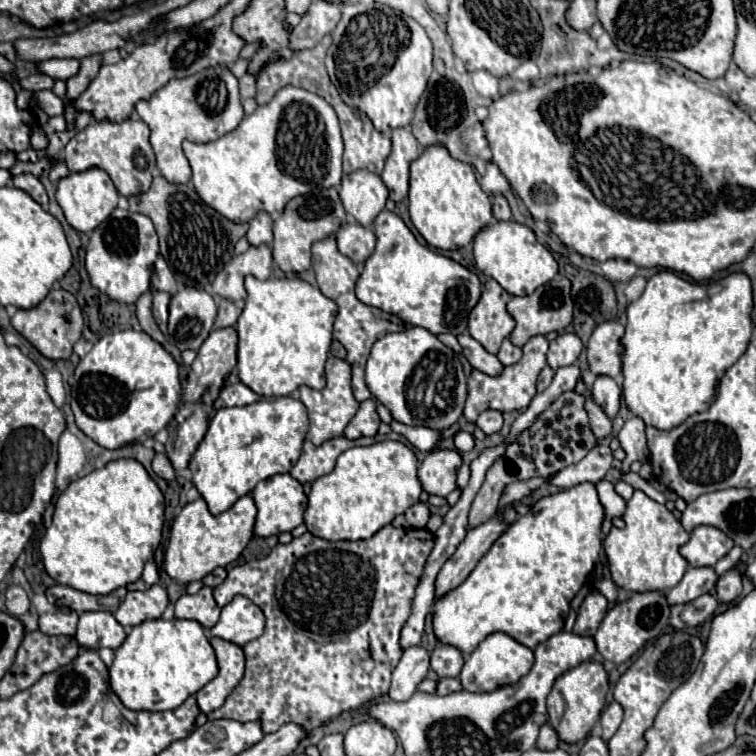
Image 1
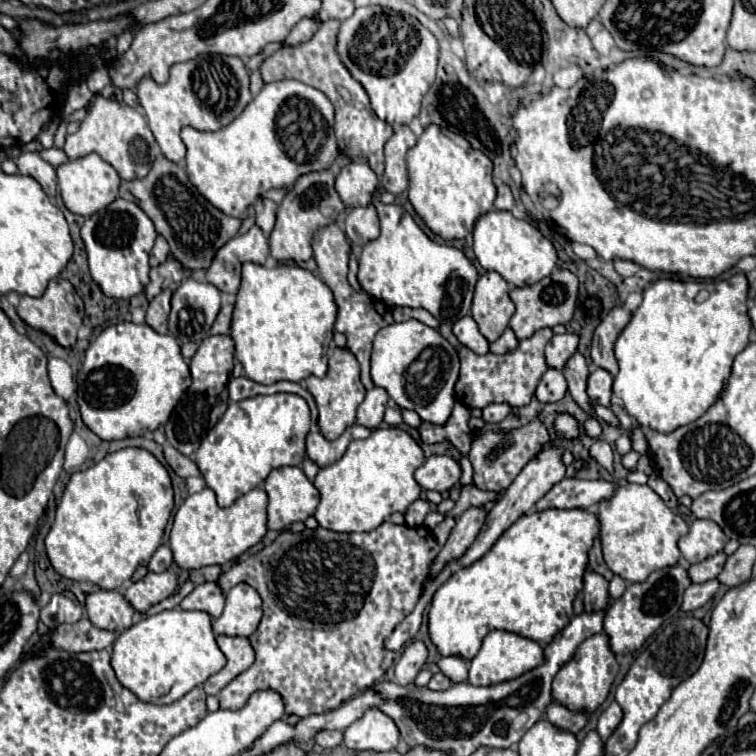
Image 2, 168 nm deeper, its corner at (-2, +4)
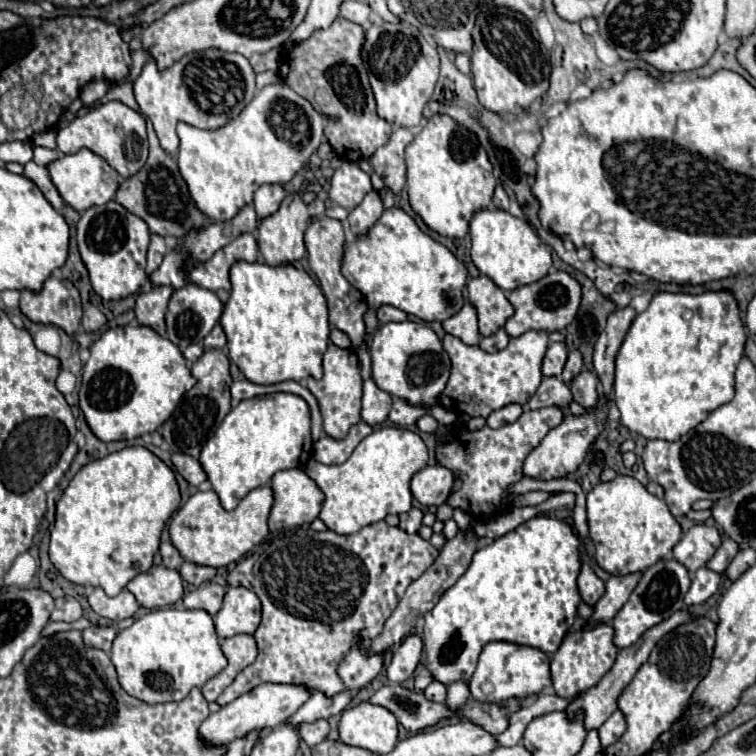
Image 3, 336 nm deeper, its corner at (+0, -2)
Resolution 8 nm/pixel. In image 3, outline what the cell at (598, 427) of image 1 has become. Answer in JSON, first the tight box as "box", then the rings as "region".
{"box":[563,350,583,384],"region":[[[569,350],[567,364],[565,364],[565,368],[563,368],[563,382],[565,382],[565,384],[571,384],[571,380],[581,372],[581,368],[583,368],[581,352],[579,352],[579,350]]]}

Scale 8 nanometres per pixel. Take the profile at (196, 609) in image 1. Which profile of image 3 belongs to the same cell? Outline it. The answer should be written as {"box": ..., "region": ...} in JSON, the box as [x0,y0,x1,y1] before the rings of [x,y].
{"box":[183,584,225,616],"region":[[[205,584],[193,592],[189,592],[183,598],[183,606],[185,608],[201,608],[207,610],[211,616],[219,612],[221,604],[223,604],[223,596],[225,596],[225,588],[219,584]]]}

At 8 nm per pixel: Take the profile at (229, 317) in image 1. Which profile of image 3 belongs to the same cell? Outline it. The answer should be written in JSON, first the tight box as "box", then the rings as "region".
{"box":[203,324,225,350],"region":[[[219,324],[203,340],[203,346],[205,346],[205,350],[223,350],[225,348],[225,332]]]}

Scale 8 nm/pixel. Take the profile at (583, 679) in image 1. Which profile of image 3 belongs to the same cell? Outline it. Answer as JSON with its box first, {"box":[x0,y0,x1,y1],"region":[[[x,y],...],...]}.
{"box":[551,622,617,698],"region":[[[605,622],[593,626],[593,630],[573,630],[563,638],[563,644],[551,658],[551,676],[555,694],[563,698],[575,698],[579,692],[593,688],[613,666],[617,648],[613,644],[613,628]]]}

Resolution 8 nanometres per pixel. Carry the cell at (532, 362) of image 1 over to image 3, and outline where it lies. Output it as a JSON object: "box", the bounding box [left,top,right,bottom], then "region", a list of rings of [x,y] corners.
{"box":[439,330,549,418],"region":[[[531,330],[523,336],[511,338],[507,348],[499,352],[485,352],[479,346],[467,346],[457,336],[445,334],[443,348],[451,358],[451,376],[445,390],[439,394],[439,406],[467,416],[481,416],[487,418],[491,412],[507,406],[507,404],[521,404],[525,406],[527,400],[535,394],[543,374],[541,374],[541,360],[549,346],[549,334]]]}

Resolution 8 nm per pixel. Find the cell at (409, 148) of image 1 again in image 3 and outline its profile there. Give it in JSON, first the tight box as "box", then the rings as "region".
{"box":[371,128,413,194],"region":[[[397,128],[393,130],[389,142],[383,148],[377,148],[375,154],[371,156],[371,166],[373,170],[383,178],[385,186],[391,188],[395,194],[401,192],[405,186],[405,146],[413,140],[411,130],[407,128]]]}

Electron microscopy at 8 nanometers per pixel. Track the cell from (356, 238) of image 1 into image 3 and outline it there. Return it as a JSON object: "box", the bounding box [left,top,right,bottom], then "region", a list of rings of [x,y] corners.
{"box":[349,190,383,236],"region":[[[371,190],[367,196],[365,196],[365,200],[357,206],[357,208],[353,208],[351,212],[349,212],[349,224],[351,224],[351,230],[359,236],[359,234],[365,234],[379,218],[381,218],[381,214],[383,214],[383,196],[381,196],[381,192],[379,190]]]}

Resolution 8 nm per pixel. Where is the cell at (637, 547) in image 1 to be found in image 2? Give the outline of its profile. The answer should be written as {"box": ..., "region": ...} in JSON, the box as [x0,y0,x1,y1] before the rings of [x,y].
{"box":[599,484,689,582],"region":[[[623,484],[617,488],[615,496],[599,504],[599,524],[601,524],[601,544],[605,564],[613,574],[627,582],[645,582],[645,578],[661,568],[677,566],[679,548],[677,542],[689,532],[687,522],[675,514],[665,502],[645,484]]]}

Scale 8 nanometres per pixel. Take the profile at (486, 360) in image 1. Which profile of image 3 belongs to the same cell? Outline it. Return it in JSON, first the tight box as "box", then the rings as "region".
{"box":[443,302,479,344],"region":[[[465,302],[465,306],[451,318],[443,320],[443,330],[459,336],[465,344],[479,344],[479,330],[477,330],[477,312],[473,308],[473,304]]]}

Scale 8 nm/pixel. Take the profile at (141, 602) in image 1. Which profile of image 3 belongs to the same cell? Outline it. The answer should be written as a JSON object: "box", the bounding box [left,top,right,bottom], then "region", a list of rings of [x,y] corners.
{"box":[127,566,183,608],"region":[[[153,566],[151,570],[137,574],[127,590],[135,594],[143,608],[165,608],[183,598],[183,578],[177,570],[161,566]]]}

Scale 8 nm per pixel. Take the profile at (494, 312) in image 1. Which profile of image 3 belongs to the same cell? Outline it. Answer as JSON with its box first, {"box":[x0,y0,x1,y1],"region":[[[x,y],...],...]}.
{"box":[467,276,513,336],"region":[[[487,276],[471,278],[467,288],[469,300],[477,308],[481,336],[491,336],[491,332],[497,332],[501,326],[505,326],[507,318],[513,314],[513,306],[501,288],[497,288]]]}

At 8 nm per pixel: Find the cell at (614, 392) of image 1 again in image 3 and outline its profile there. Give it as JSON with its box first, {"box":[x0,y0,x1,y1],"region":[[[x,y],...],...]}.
{"box":[569,370,599,408],"region":[[[581,370],[573,382],[569,384],[571,392],[573,392],[573,400],[577,404],[581,404],[583,408],[593,408],[599,400],[599,394],[597,394],[597,376],[589,370]]]}

